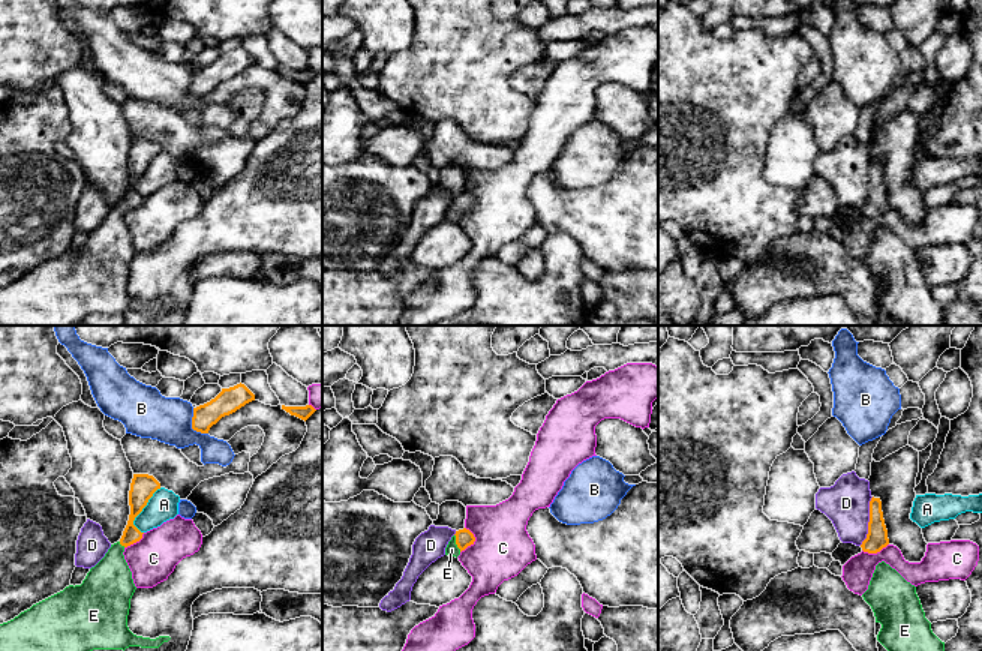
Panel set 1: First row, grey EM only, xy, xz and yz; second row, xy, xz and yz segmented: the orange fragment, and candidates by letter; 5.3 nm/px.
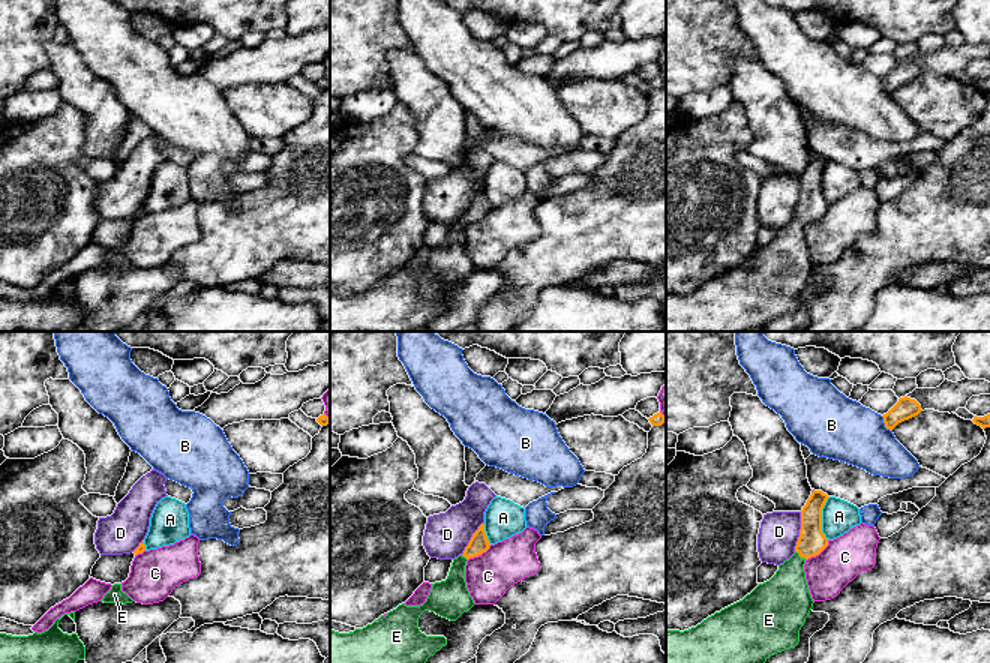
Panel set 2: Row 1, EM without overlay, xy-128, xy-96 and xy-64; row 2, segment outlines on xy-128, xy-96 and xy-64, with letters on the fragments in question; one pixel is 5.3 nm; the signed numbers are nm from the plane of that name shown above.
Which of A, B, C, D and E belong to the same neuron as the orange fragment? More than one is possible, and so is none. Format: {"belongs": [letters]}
{"belongs": ["E"]}

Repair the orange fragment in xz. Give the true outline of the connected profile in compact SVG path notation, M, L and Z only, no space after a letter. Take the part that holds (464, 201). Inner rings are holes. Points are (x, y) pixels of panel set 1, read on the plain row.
M459 194L448 206L445 212L445 219L457 222L460 216L465 214L468 210L474 208L474 206L475 201L469 194Z

